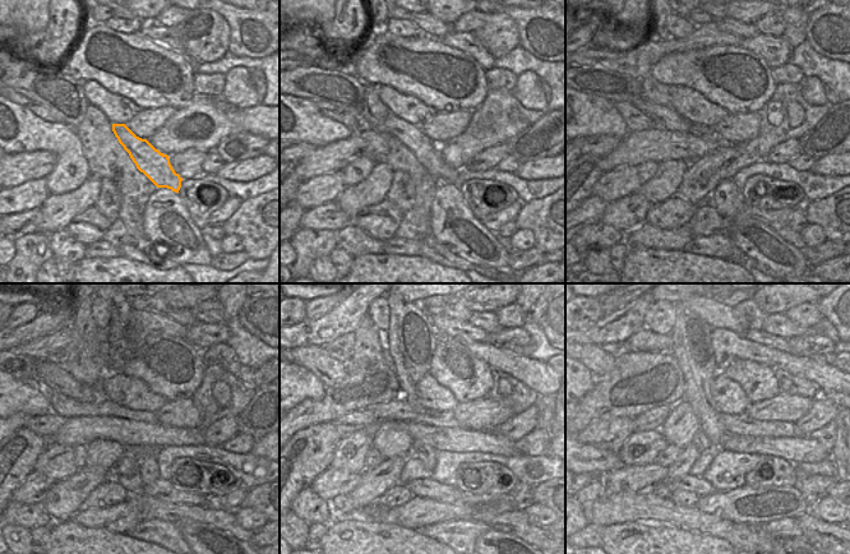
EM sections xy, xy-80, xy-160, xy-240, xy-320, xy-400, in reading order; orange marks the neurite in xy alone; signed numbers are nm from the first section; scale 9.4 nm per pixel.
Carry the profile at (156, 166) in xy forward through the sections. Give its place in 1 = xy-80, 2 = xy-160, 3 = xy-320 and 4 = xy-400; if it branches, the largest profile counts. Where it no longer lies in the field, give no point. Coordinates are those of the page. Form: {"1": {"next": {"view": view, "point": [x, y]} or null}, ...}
{"1": {"next": {"view": "xy-80", "point": [426, 152]}}, "2": {"next": {"view": "xy-160", "point": [663, 116]}}, "3": {"next": {"view": "xy-320", "point": [331, 372]}}, "4": {"next": {"view": "xy-400", "point": [600, 363]}}}

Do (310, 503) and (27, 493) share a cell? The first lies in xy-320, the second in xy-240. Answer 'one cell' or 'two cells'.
two cells

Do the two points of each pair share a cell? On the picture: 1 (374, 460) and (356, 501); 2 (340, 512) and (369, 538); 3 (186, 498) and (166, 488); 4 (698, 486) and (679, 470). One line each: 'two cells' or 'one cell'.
1: two cells
2: two cells
3: one cell
4: two cells

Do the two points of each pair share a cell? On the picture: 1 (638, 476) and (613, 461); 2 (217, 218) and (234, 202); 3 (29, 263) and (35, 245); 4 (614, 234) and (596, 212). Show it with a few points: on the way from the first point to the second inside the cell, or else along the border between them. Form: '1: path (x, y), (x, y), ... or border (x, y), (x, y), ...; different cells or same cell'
1: border (623, 465), (604, 474); different cells
2: path (221, 215), (230, 206); same cell
3: path (29, 259), (33, 249); same cell
4: border (600, 220), (585, 225), (578, 231); different cells

